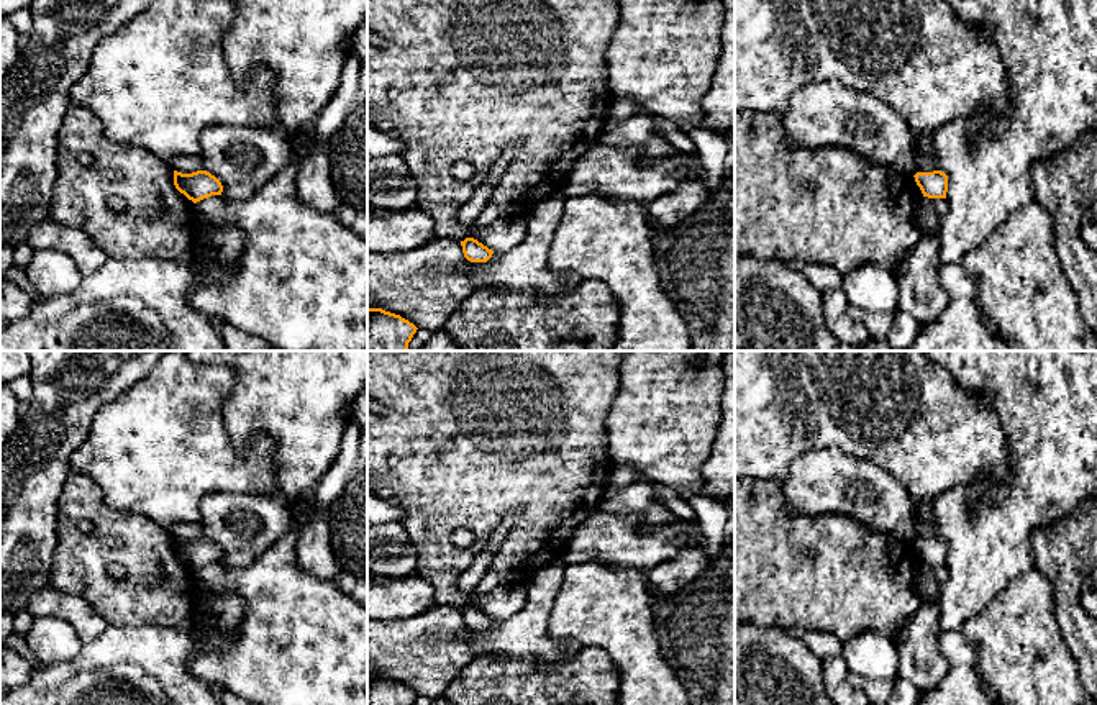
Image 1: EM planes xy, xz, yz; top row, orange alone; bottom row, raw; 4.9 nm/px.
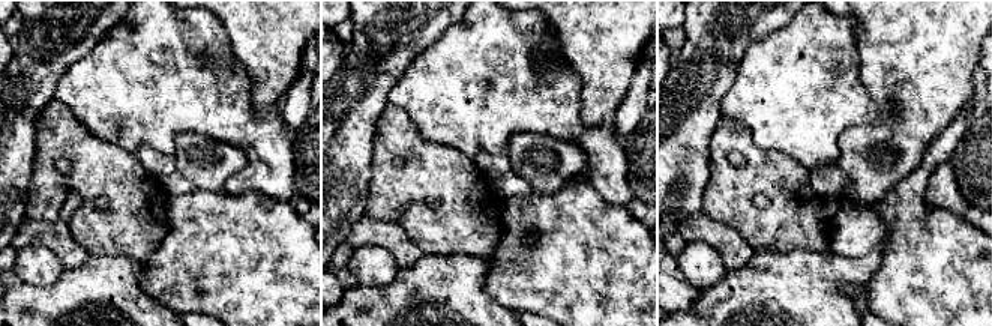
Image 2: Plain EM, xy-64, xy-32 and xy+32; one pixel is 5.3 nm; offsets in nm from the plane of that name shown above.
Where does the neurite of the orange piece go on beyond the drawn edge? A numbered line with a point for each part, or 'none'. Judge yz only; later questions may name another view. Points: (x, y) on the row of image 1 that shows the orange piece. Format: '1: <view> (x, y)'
none

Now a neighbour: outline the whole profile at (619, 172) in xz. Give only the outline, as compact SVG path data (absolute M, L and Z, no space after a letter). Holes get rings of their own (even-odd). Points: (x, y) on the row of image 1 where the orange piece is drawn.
M597 143L574 162L561 193L566 198L599 193L646 205L700 177L695 154L676 149L671 157L643 161L636 149Z

